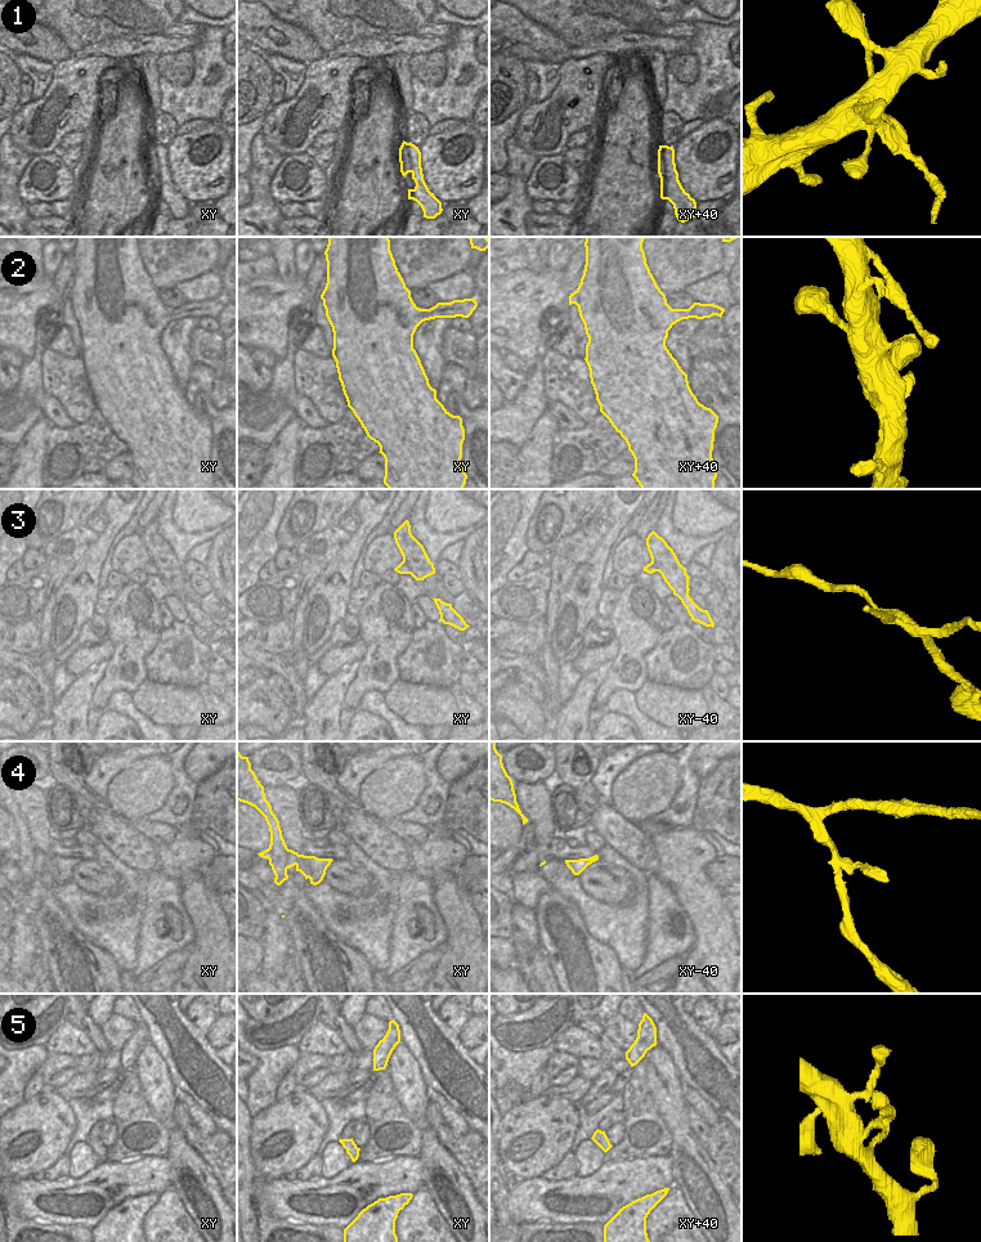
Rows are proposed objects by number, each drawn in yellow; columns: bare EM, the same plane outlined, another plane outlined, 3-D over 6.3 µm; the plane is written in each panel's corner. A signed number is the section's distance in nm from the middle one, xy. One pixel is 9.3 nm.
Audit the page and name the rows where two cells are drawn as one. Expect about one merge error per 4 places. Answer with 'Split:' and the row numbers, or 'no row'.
Split: 1, 3, 4.

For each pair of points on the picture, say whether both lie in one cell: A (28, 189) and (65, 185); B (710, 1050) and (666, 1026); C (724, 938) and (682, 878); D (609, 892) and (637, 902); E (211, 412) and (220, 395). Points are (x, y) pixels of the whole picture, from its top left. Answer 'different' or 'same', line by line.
A: same
B: same
C: same
D: different
E: different

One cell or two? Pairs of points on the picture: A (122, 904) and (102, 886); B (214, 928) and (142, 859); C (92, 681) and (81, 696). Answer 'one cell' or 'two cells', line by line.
A: two cells
B: two cells
C: one cell

